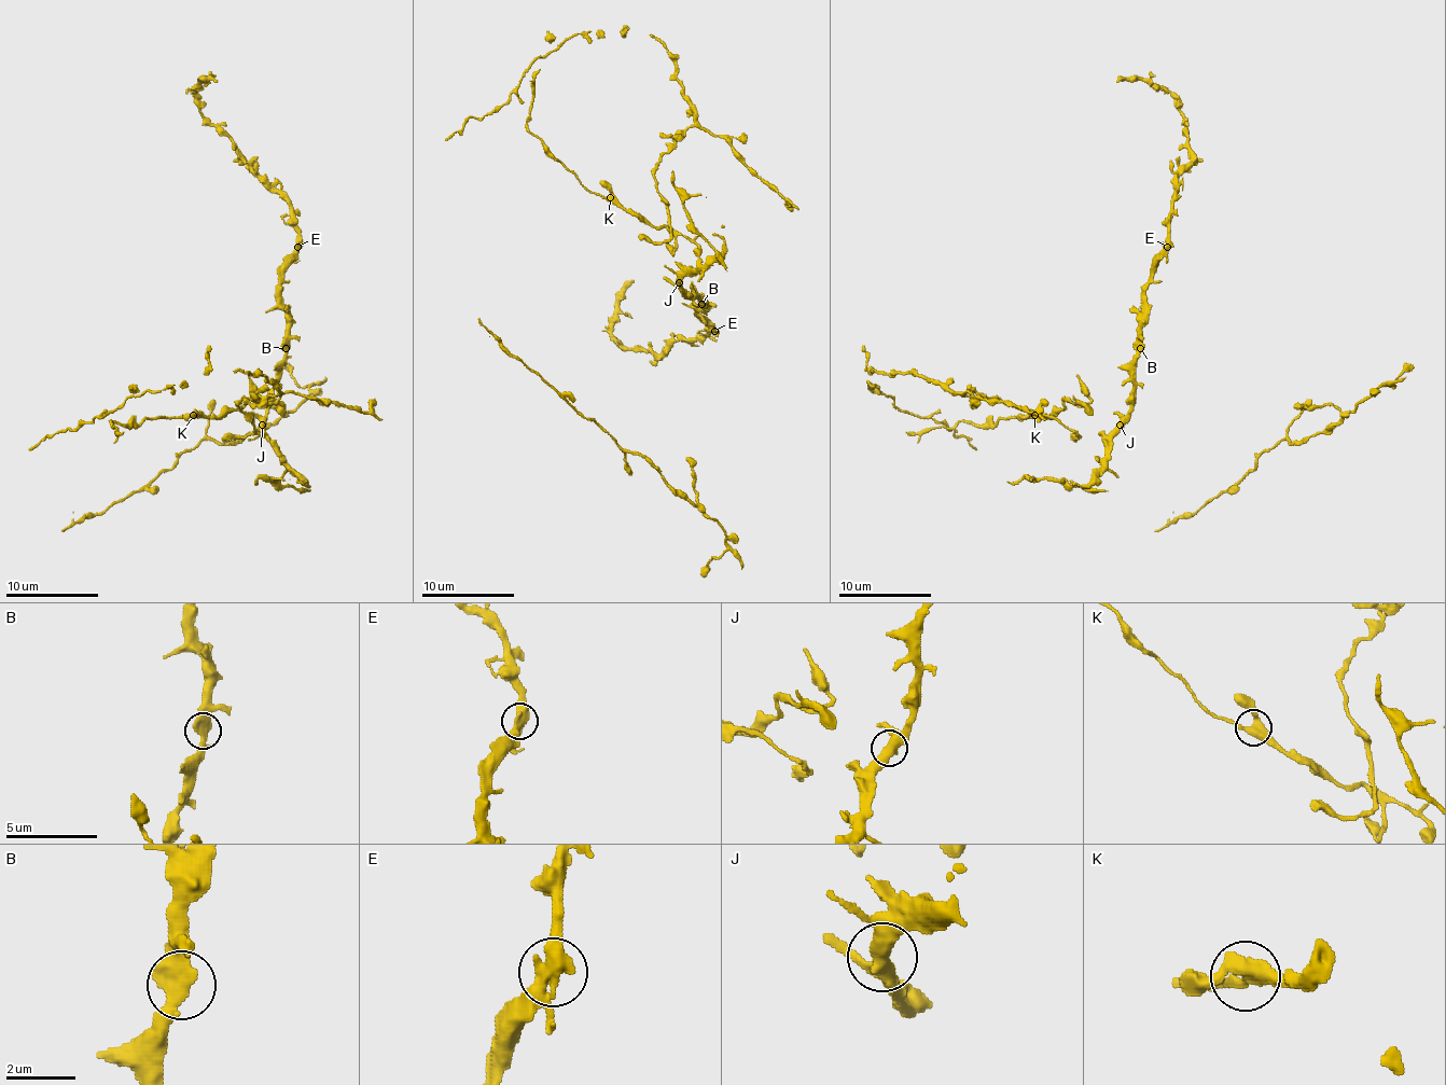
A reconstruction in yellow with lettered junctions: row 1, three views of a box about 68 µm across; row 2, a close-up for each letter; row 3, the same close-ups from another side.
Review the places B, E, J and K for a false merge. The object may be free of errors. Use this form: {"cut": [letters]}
{"cut": []}

